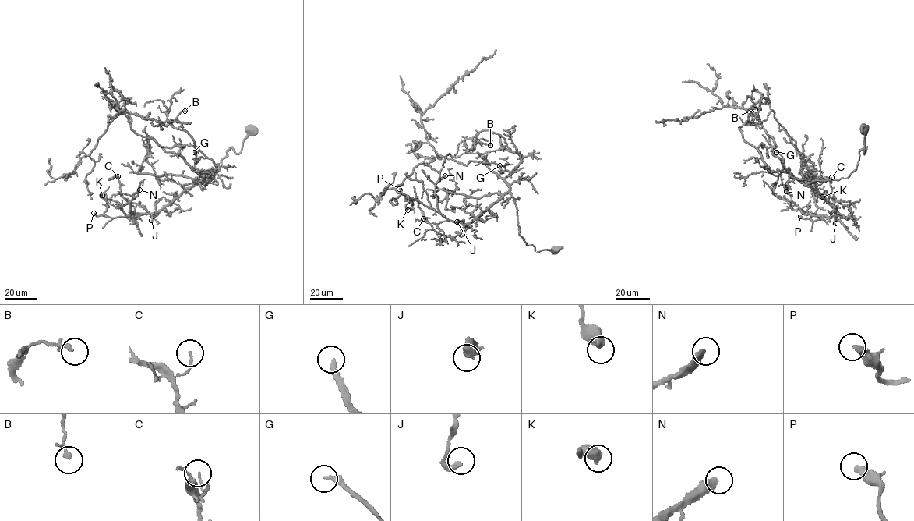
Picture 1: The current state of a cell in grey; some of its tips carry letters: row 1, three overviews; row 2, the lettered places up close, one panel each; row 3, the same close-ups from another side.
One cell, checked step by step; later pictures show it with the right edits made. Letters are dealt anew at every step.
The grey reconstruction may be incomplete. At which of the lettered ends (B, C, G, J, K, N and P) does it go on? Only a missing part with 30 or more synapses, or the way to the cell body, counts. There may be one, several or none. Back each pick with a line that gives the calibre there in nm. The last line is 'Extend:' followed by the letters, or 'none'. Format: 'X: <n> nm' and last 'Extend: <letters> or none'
G: 260 nm
N: 320 nm
P: 380 nm
Extend: G, N, P

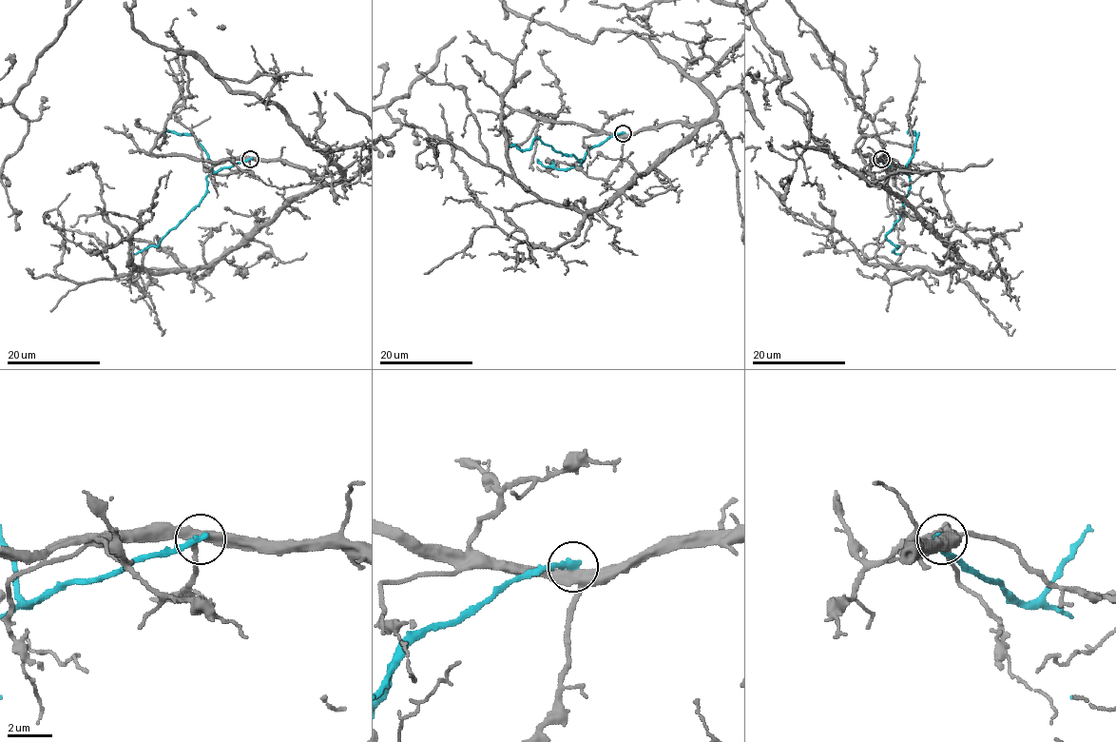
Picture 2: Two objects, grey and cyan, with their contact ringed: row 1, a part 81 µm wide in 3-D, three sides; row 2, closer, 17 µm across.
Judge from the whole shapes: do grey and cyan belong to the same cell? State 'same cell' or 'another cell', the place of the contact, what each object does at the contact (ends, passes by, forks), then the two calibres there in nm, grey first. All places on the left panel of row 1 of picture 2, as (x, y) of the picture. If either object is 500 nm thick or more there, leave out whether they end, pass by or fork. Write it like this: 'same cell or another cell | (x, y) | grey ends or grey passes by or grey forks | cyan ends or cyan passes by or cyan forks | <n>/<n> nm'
another cell | (250, 159) | grey forks | cyan ends | 400/320 nm

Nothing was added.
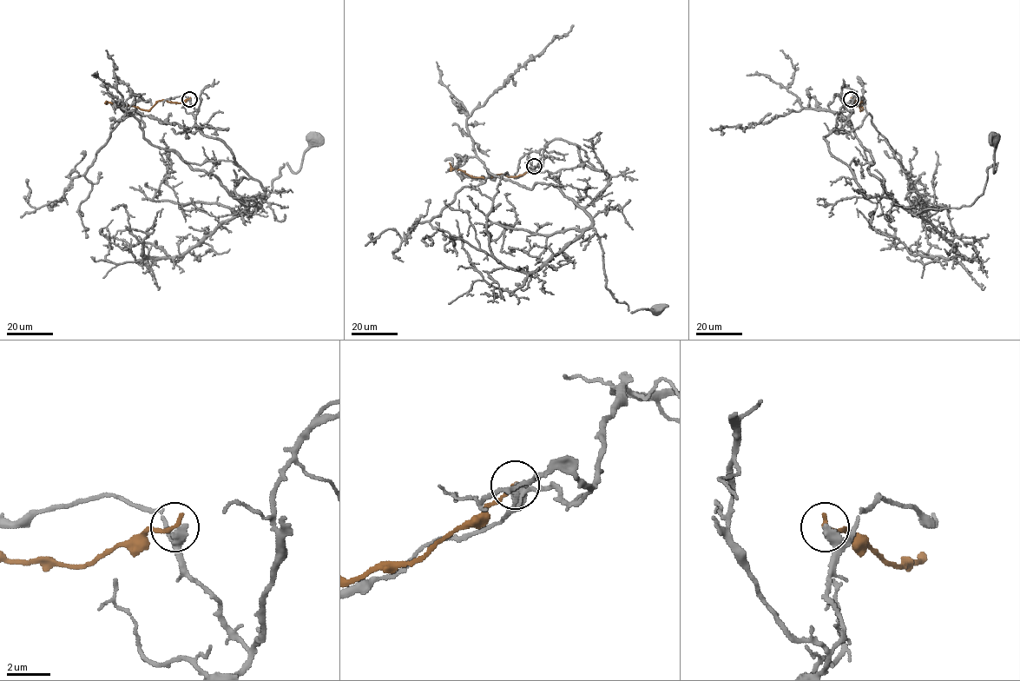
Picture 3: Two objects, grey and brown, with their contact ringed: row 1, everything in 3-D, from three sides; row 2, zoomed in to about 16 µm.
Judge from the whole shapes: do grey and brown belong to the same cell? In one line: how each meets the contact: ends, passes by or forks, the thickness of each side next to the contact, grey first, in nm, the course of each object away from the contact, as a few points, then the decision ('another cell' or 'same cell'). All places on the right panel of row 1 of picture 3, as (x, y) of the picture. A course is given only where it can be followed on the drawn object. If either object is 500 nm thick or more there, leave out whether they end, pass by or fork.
grey ends | brown ends | 480/220 nm | grey via (851, 99), (843, 127), (824, 137), (828, 151), (865, 195), (912, 214), (970, 206), (996, 168), (994, 138) | brown via (851, 98), (859, 102), (862, 100), (859, 109), (863, 109), (852, 102), (847, 103) | another cell

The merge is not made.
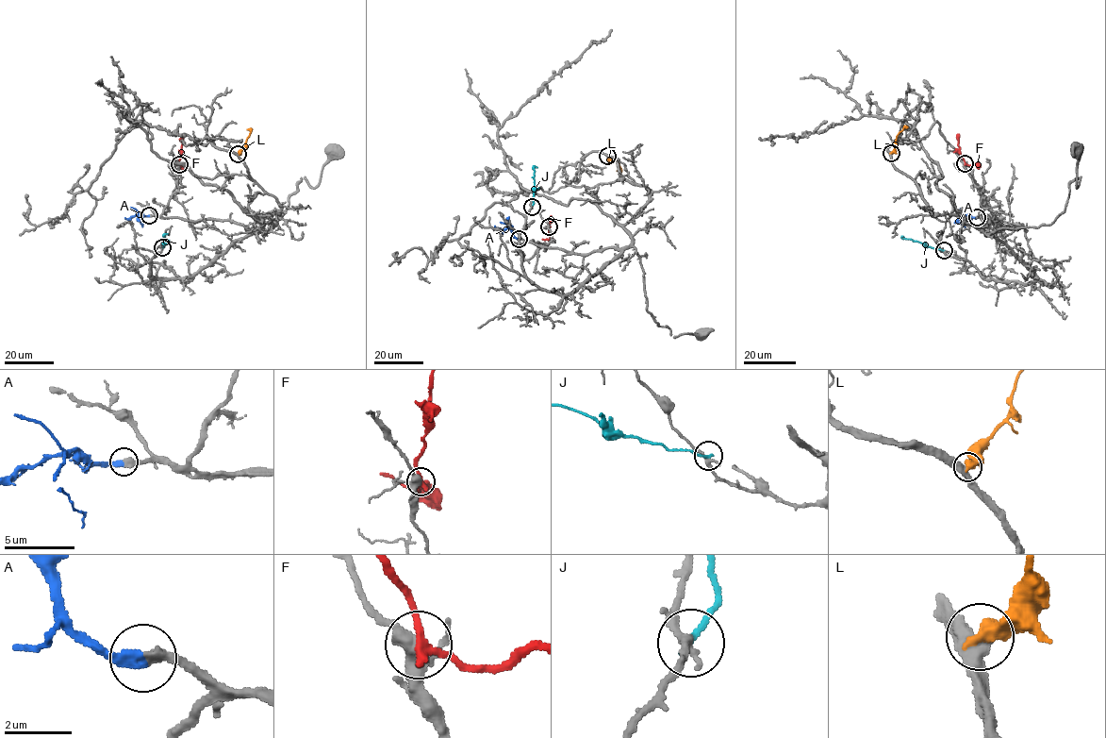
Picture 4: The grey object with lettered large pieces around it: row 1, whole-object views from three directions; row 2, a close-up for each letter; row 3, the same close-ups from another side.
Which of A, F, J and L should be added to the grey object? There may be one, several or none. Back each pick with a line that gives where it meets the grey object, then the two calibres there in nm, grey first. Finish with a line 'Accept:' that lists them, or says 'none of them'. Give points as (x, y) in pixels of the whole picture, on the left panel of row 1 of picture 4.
A: meets grey at (149, 215); 400 nm thick on the grey side, 360 nm on the other
Accept: A

